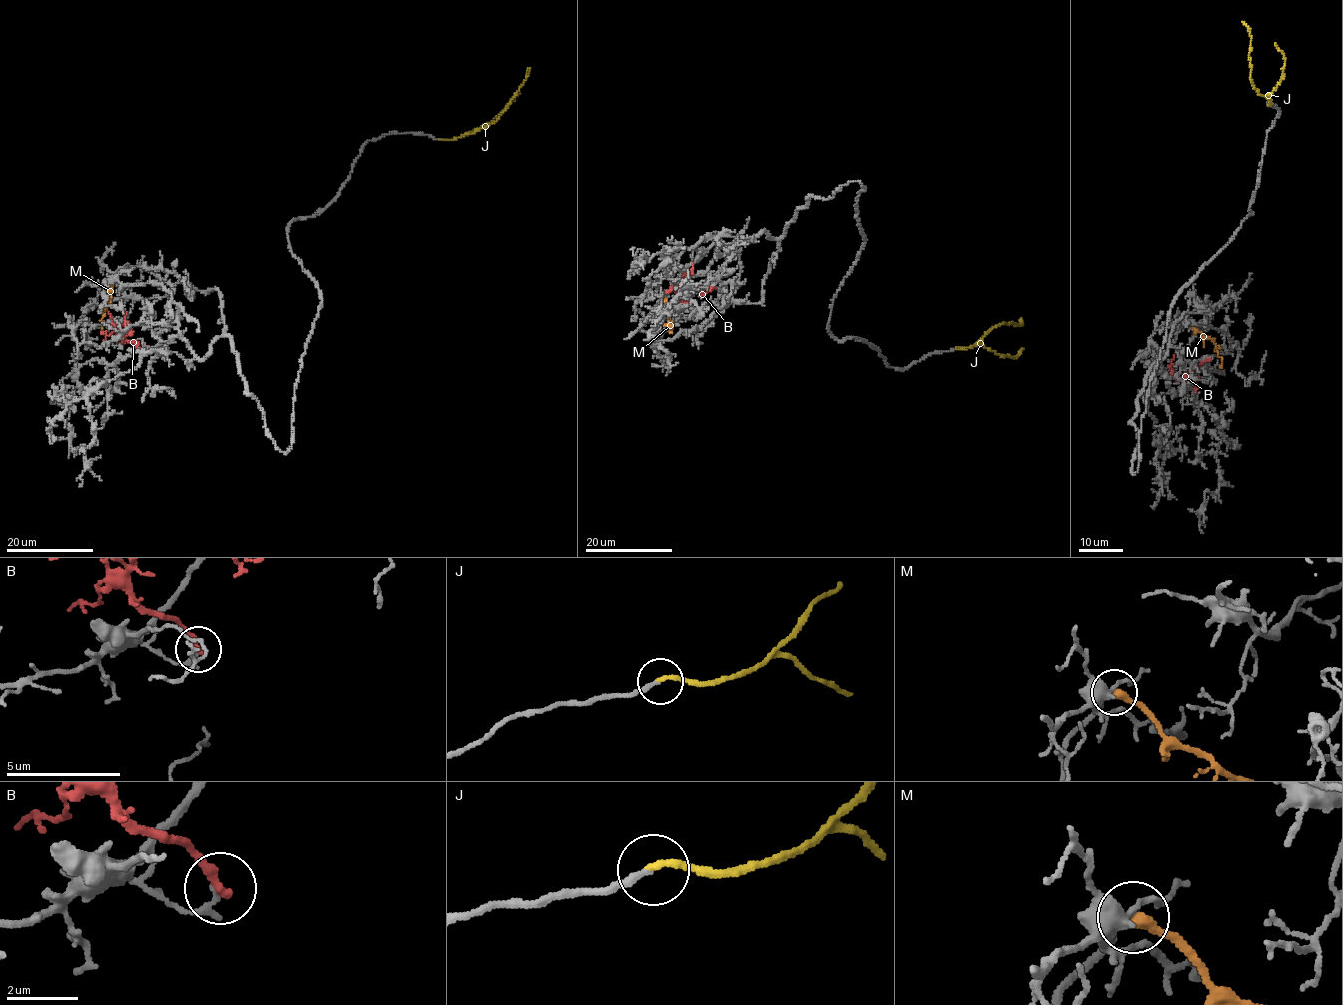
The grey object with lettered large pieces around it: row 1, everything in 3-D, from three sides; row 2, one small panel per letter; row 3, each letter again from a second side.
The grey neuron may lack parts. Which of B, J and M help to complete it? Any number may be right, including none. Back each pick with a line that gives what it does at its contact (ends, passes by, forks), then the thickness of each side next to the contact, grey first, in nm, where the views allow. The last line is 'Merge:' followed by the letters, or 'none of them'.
J: It ends there. Thickness 200 nm (grey) against 200 nm
Merge: J

